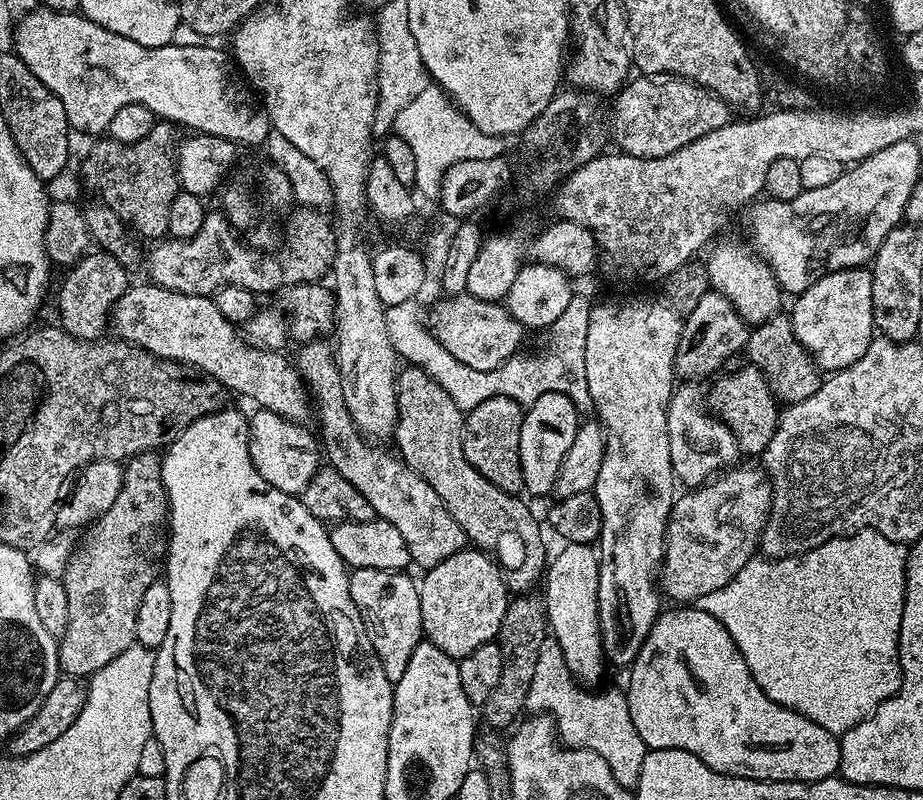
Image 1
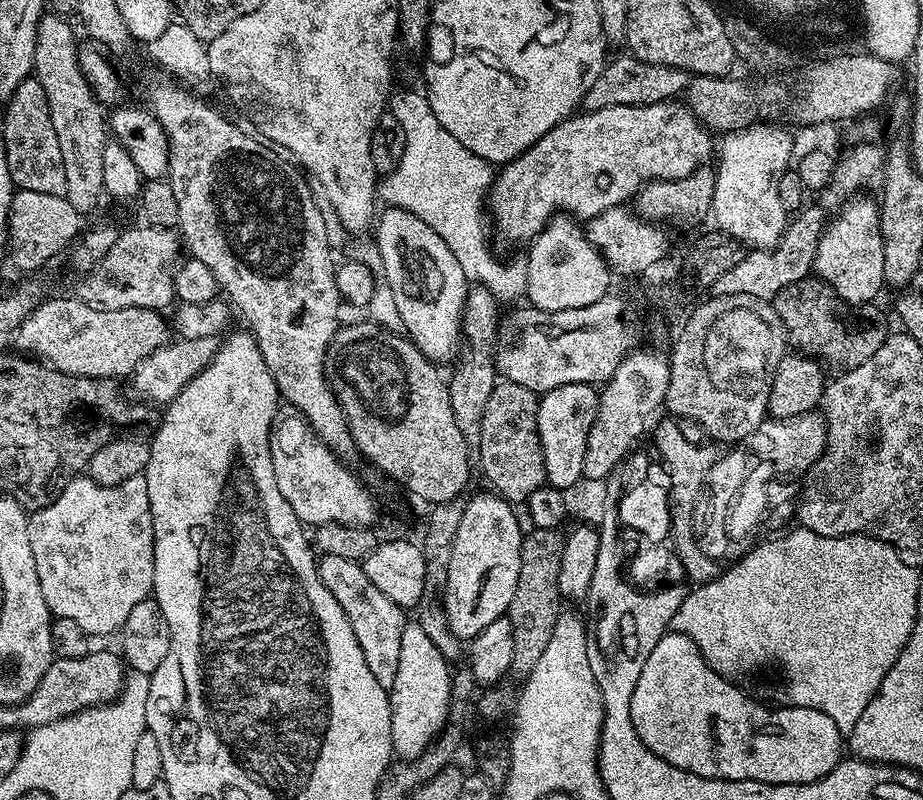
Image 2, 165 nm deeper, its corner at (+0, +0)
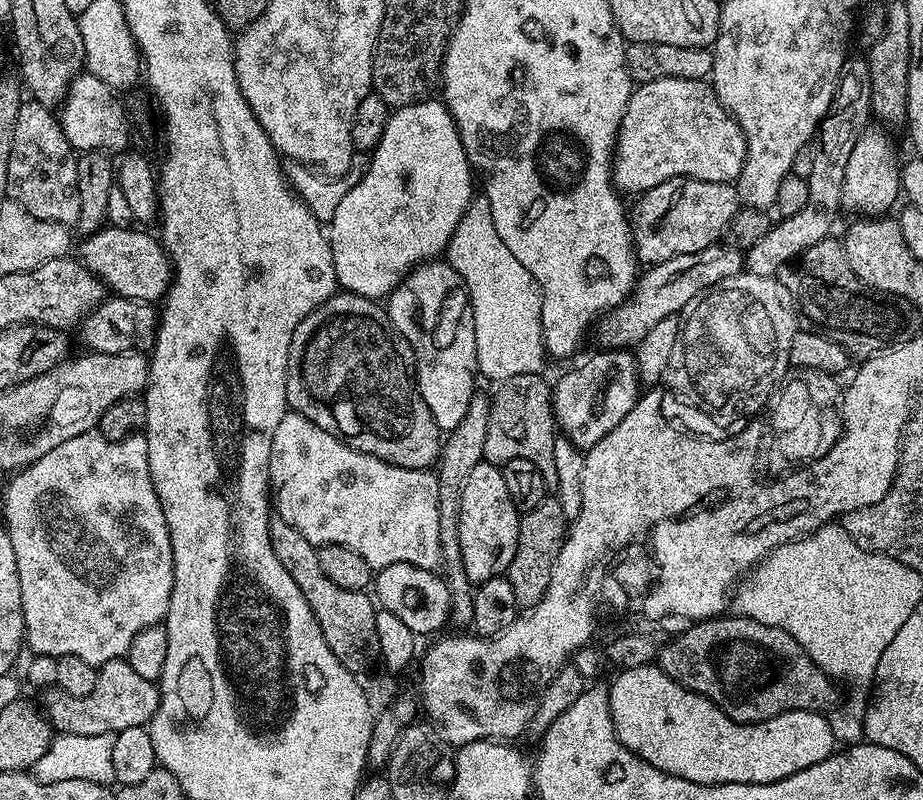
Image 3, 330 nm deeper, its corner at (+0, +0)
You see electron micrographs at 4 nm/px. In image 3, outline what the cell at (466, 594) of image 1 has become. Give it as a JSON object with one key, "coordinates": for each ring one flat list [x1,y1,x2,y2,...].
{"coordinates":[[487,462,476,465,462,489,458,522,462,566,470,581,483,582,507,573,510,562,514,562,514,550,518,550,520,517,514,502,510,502,503,467]]}

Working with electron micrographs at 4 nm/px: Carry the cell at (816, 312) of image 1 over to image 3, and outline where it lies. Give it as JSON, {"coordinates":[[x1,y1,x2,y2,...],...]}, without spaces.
{"coordinates":[[872,122,862,130,858,142,854,142,854,150,850,150,850,158,846,162,846,178,842,182,841,205,845,209,864,208,875,217,883,217,892,208,896,199,901,199,900,187,901,165,896,164,896,144,889,129,883,123]]}

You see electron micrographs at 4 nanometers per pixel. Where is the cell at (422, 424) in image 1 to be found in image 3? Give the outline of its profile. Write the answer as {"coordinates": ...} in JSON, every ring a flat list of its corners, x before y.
{"coordinates":[[341,291,331,296,322,306,318,306,294,330,290,350,288,351,288,377,284,383,286,386,286,398,288,408,305,416,307,420,313,420,322,430,339,436,344,443,356,448,360,452,370,454,374,458,382,458,388,464,402,466,403,468,431,469,440,459,442,449,442,433,437,428,426,402,421,398,420,391,416,389,416,355,414,350,406,342,406,338,400,335,400,331,392,324,392,319,387,311,377,301,367,300,364,296,354,296,350,292]]}

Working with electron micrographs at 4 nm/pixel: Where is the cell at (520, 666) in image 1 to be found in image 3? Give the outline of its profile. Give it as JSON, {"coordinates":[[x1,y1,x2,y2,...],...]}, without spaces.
{"coordinates":[[546,498,534,510,523,513,518,526,518,550,514,550,514,562,510,562,507,578,514,590,514,598,521,609,535,606,550,586,550,570,566,535,566,519,559,499]]}

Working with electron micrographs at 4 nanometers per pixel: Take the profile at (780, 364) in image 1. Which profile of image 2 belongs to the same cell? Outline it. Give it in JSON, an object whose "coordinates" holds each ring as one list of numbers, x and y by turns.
{"coordinates":[[819,278,799,280,786,286,774,298,774,307,778,318,782,318,784,329,788,331,789,345,803,355,819,360,832,374,849,372,862,366,862,362,873,356,890,335,890,328,876,306,847,304,834,294,825,280]]}

